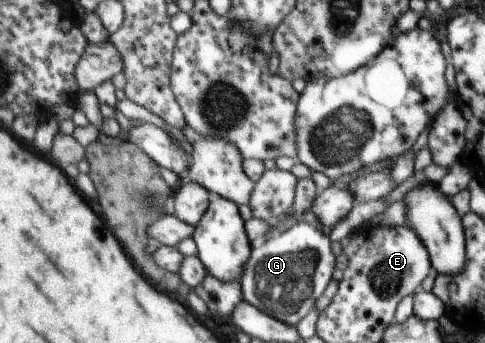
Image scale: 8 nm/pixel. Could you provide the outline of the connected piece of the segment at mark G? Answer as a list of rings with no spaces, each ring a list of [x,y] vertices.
[[[303,218],[297,219],[287,231],[251,245],[250,260],[238,281],[242,299],[261,313],[295,326],[313,309],[315,299],[331,281],[333,265],[335,257],[329,249],[329,239],[319,229],[303,223]]]

